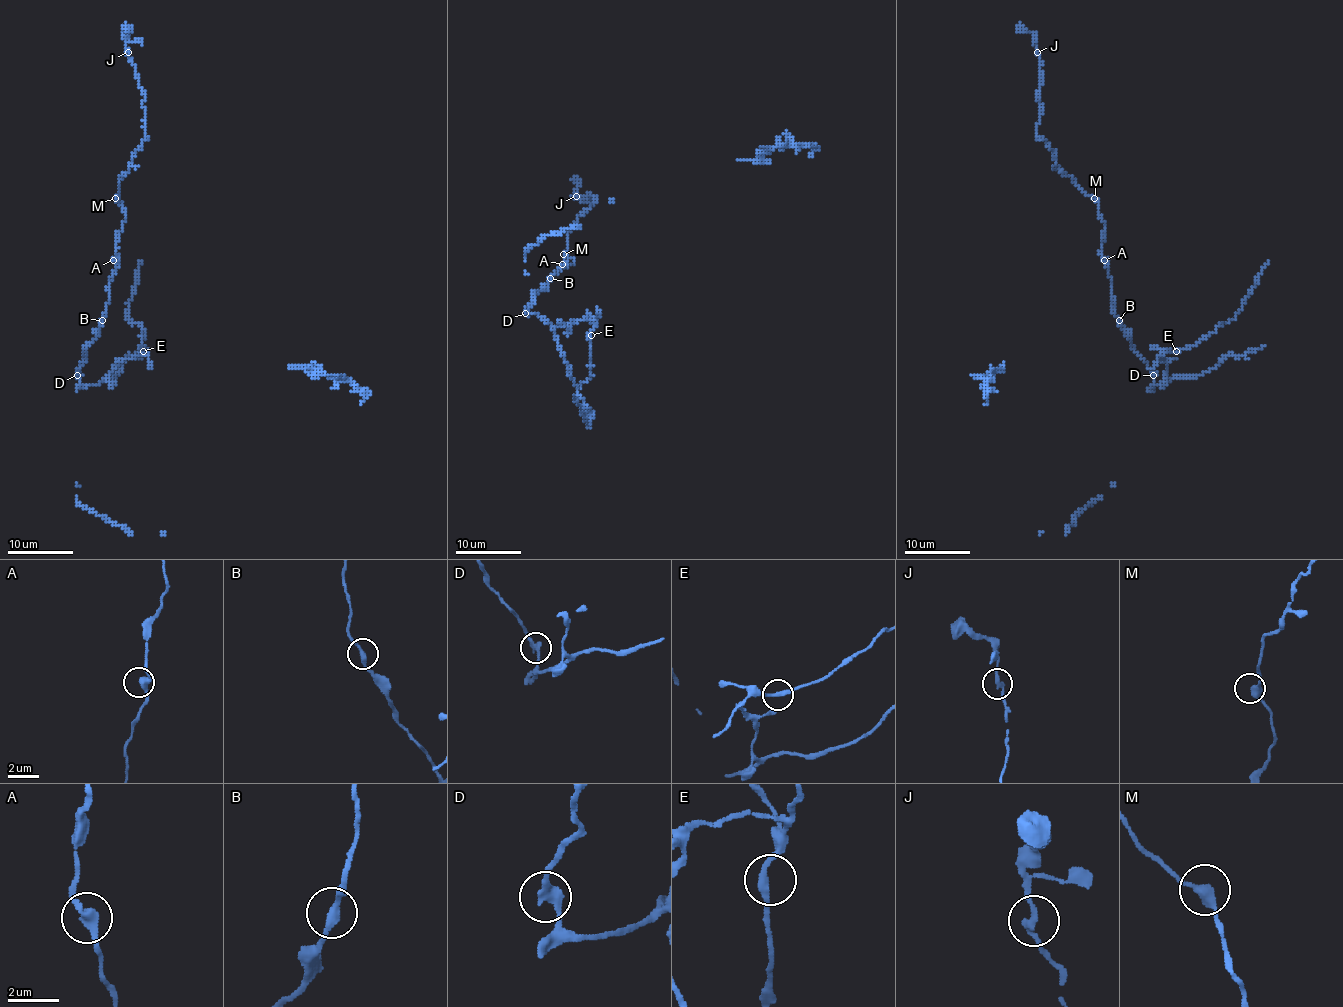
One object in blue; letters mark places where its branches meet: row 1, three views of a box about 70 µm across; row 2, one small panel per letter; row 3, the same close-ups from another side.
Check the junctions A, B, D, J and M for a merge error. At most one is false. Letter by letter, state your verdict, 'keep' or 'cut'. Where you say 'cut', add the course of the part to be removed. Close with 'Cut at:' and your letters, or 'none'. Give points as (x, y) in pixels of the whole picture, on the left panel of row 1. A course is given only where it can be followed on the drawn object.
A: keep
B: keep
D: cut; course (77, 376), (85, 386), (103, 382), (126, 358), (146, 353), (141, 351), (143, 328), (126, 315), (141, 262)
J: keep
M: keep
Cut at: D

